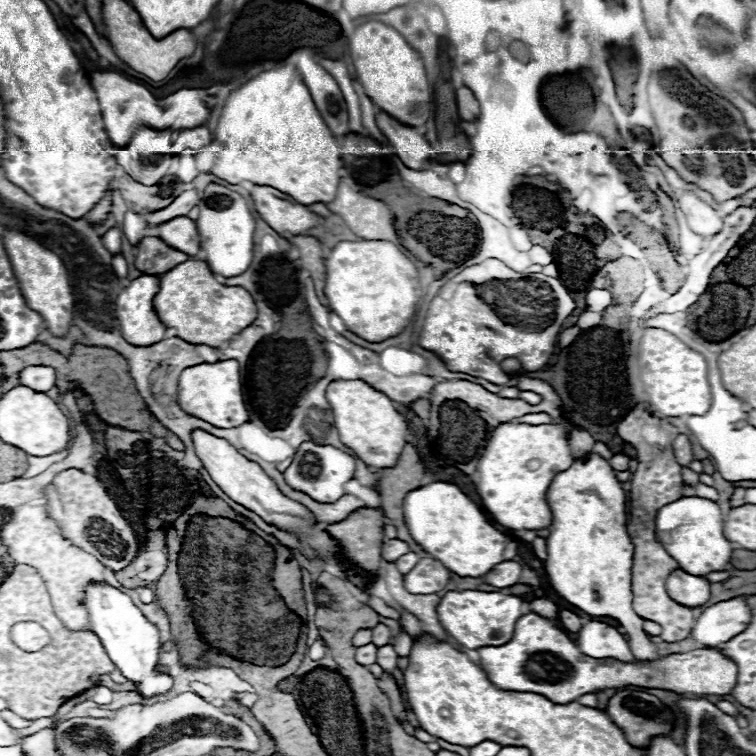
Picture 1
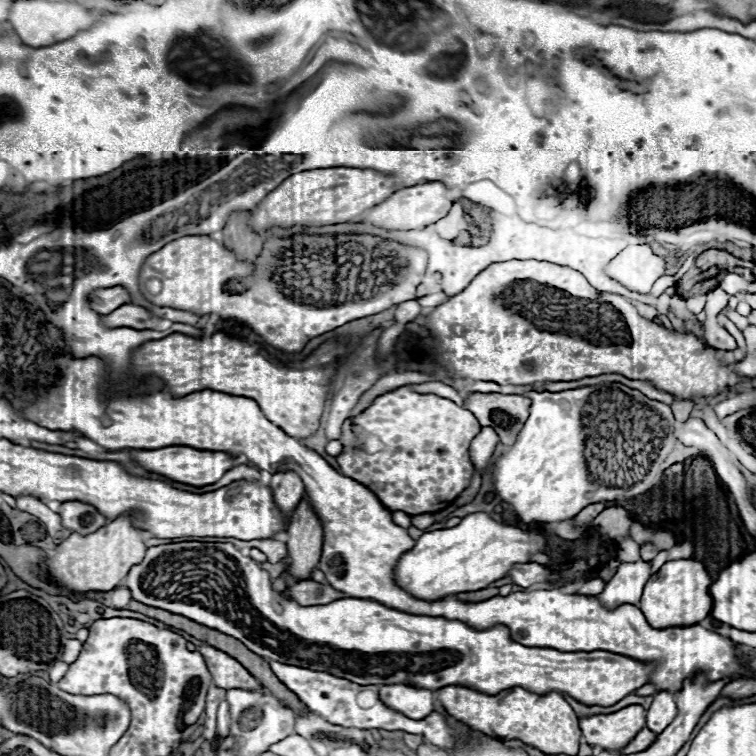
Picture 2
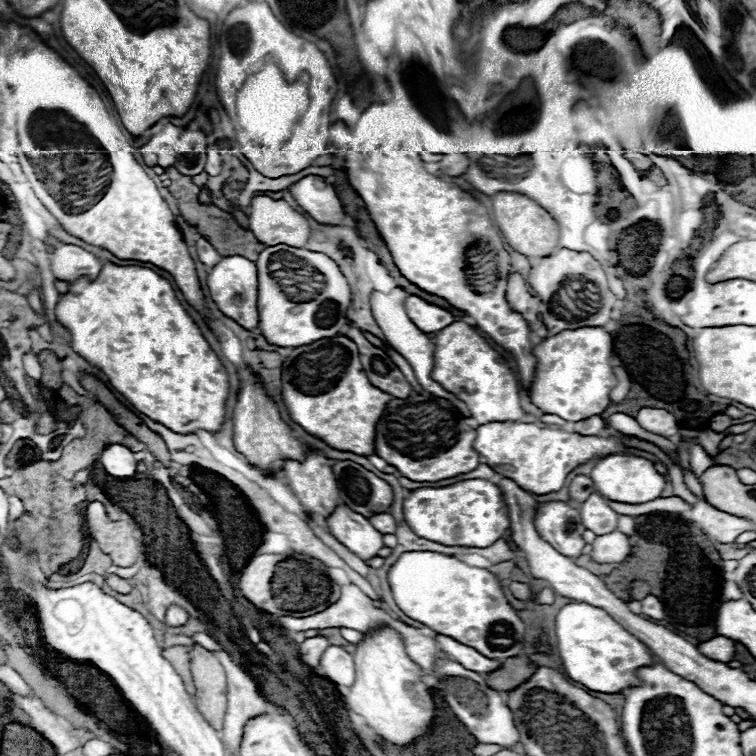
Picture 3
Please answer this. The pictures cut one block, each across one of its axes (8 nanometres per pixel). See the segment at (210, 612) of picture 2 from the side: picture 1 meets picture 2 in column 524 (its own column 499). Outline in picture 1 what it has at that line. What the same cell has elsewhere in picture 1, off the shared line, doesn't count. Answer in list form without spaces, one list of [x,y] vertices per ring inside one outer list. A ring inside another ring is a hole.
[[[534,612],[518,618],[514,626],[514,636],[508,644],[482,646],[478,654],[482,658],[482,670],[496,688],[542,694],[556,704],[568,704],[582,694],[596,694],[622,686],[662,688],[692,696],[724,696],[736,684],[736,664],[724,658],[716,648],[698,648],[686,654],[670,654],[654,662],[620,662],[612,658],[592,658],[584,656],[574,640],[570,640],[568,634],[560,630],[554,622]]]

